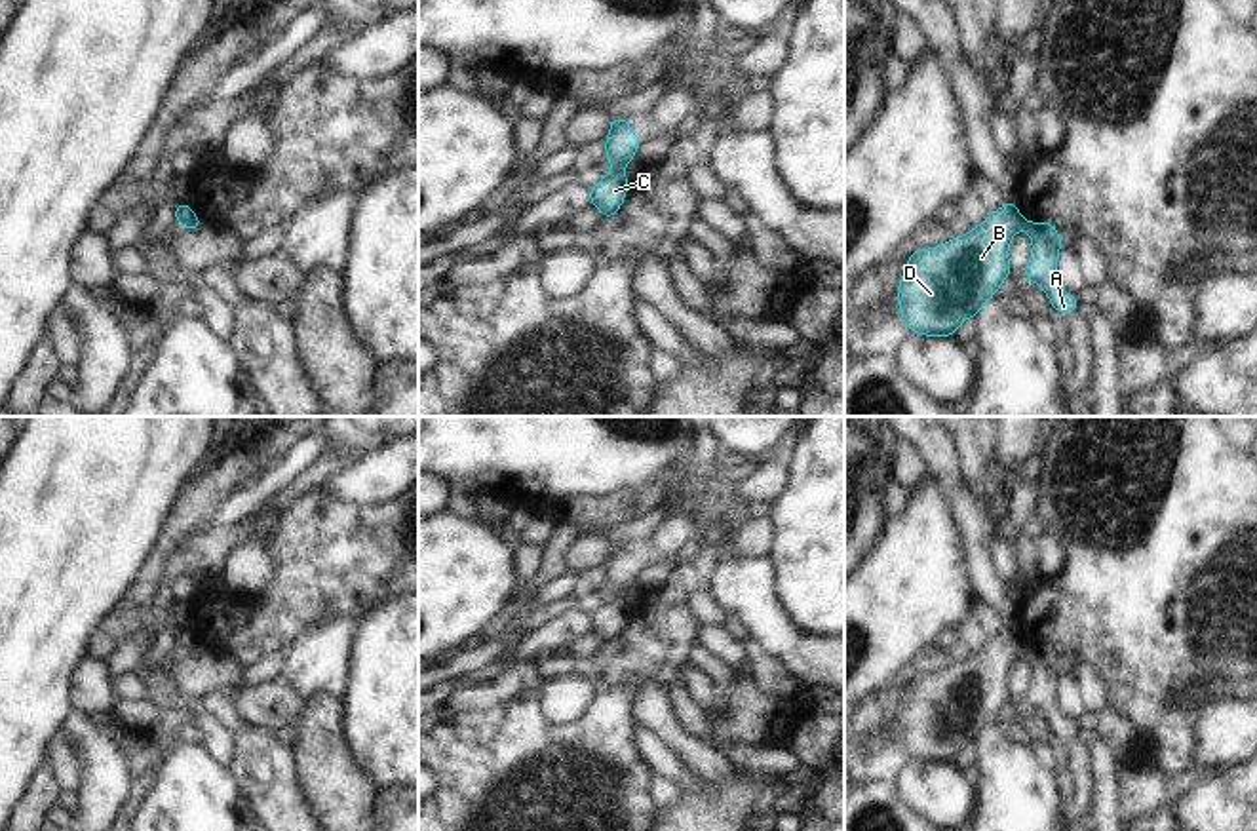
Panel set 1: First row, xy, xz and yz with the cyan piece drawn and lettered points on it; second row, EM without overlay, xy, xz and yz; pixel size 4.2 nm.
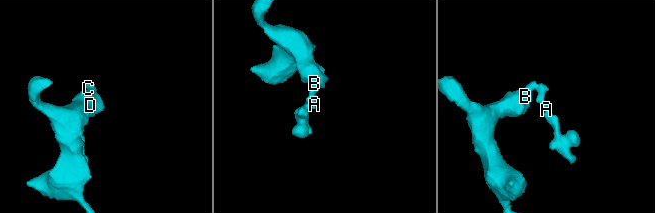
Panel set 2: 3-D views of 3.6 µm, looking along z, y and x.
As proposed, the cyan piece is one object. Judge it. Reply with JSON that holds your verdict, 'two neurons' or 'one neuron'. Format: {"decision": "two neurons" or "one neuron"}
{"decision": "two neurons"}

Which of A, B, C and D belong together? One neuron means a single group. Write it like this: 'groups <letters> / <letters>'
groups A C / B D

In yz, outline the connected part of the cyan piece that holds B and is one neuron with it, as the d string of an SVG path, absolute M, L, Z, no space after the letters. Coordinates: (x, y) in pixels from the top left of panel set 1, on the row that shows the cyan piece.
M1008 200L968 234L915 249L898 285L903 323L924 337L953 337L1012 274L1008 247L1023 226L1023 215Z

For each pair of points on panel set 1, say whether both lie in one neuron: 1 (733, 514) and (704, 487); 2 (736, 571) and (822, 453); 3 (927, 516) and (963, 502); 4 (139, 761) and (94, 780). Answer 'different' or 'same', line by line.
1: same
2: different
3: different
4: different

